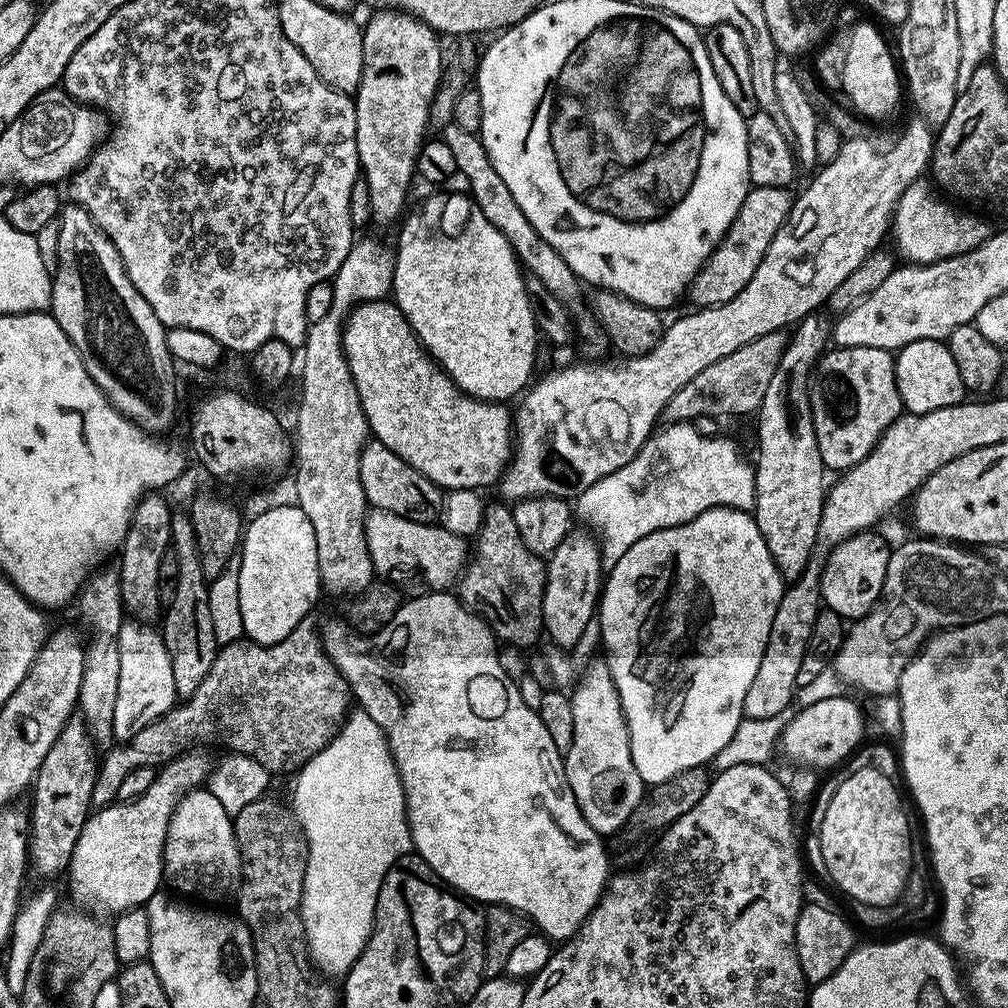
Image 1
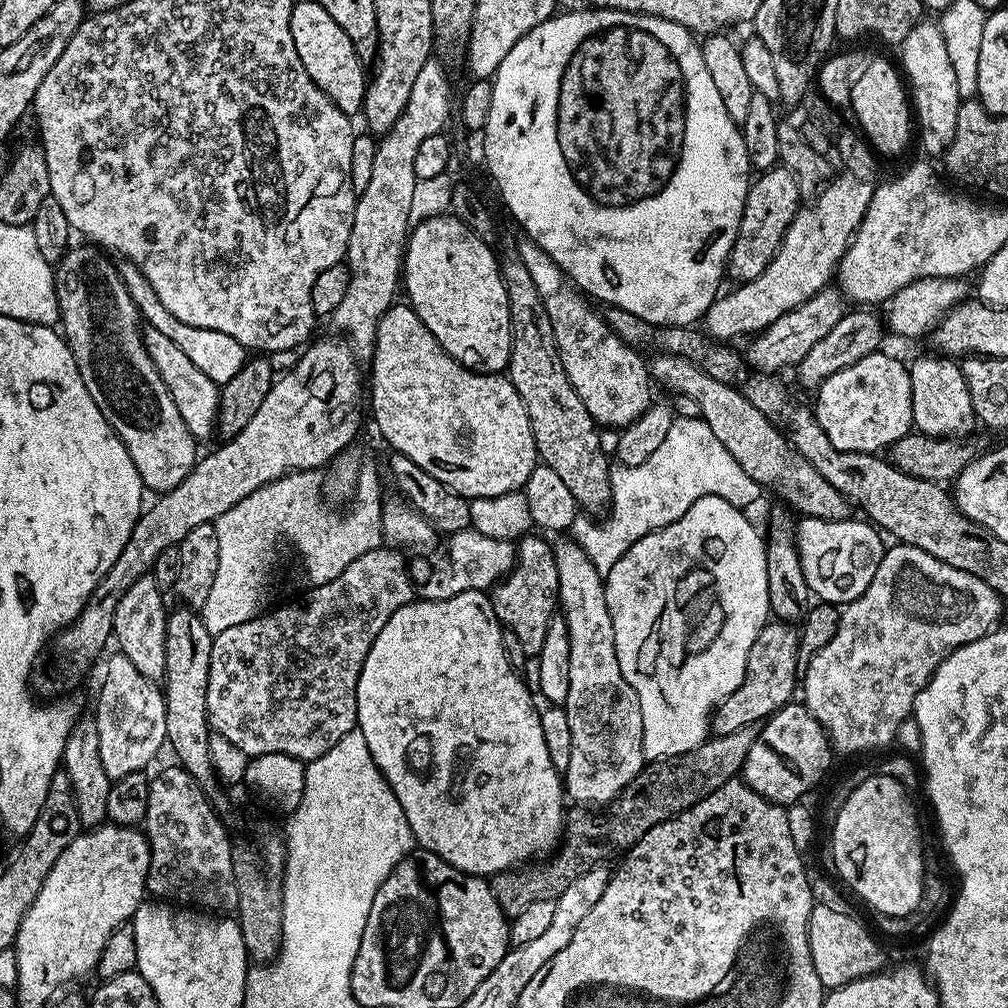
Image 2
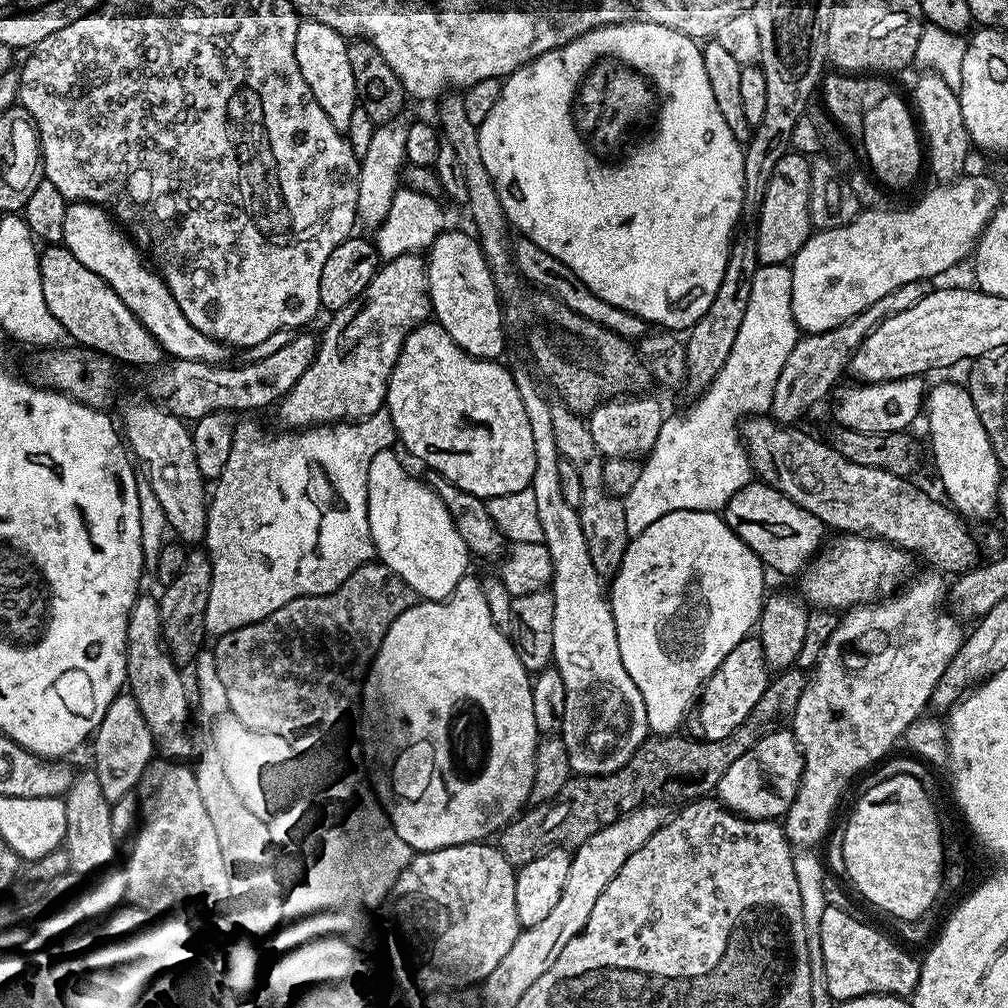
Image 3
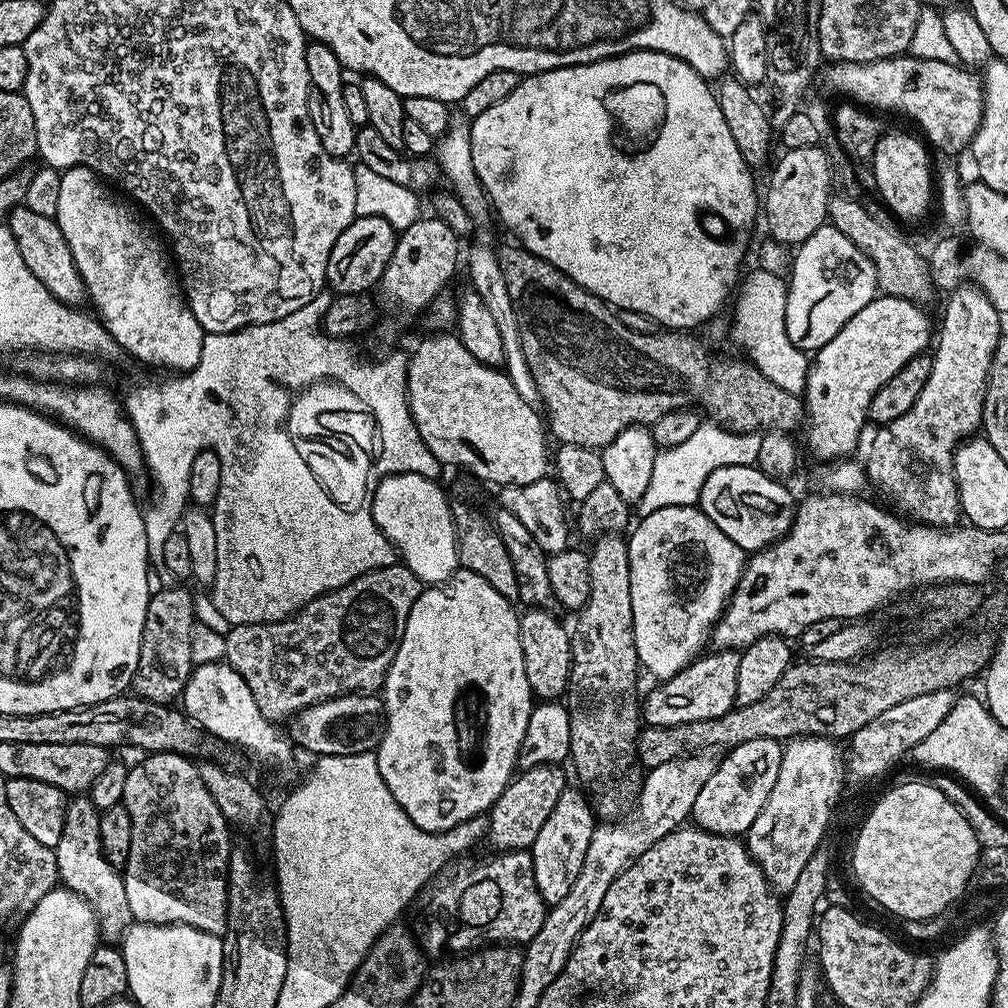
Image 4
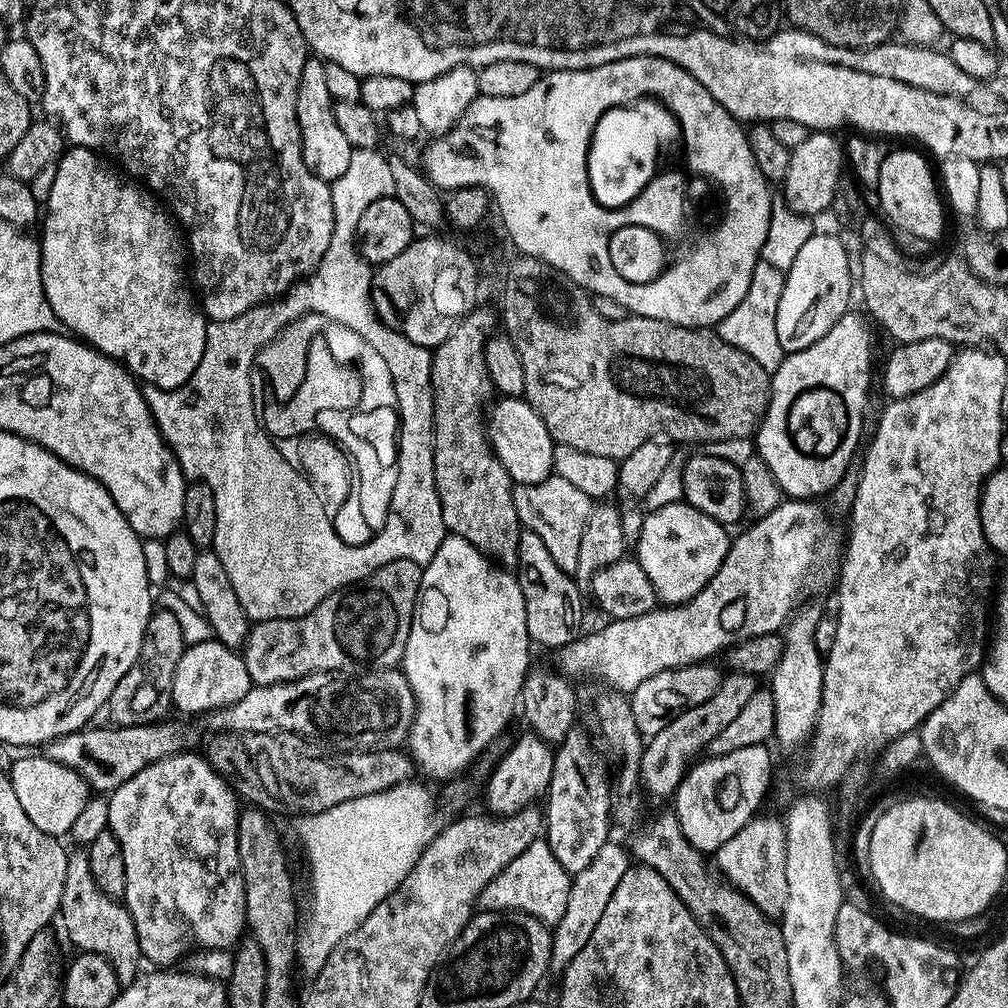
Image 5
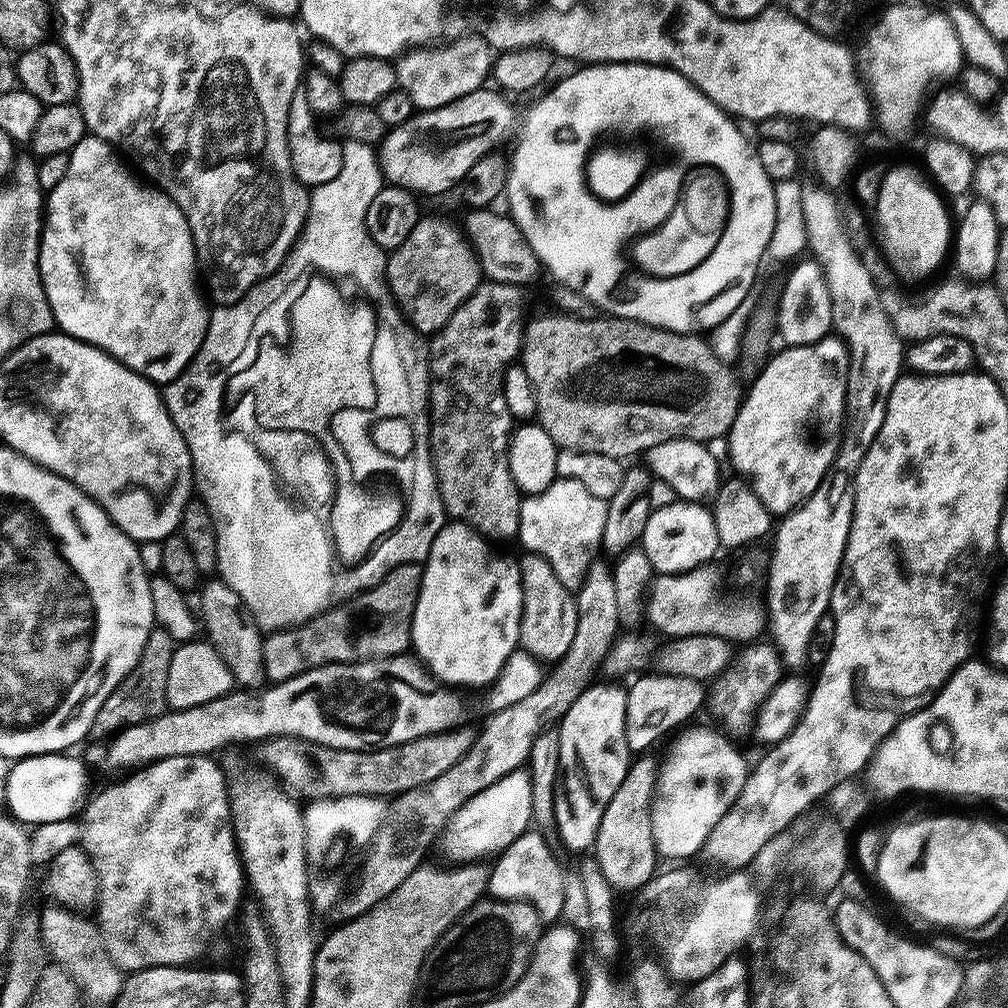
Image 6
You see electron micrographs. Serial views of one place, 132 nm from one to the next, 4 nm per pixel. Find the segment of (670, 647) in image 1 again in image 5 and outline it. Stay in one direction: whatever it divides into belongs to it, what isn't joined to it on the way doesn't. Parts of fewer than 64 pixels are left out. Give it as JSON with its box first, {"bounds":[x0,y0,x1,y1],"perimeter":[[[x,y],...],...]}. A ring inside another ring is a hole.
{"bounds":[634,502,730,605],"perimeter":[[[687,502],[664,505],[656,511],[649,511],[644,516],[644,525],[640,528],[640,540],[634,546],[634,556],[639,560],[642,570],[646,570],[652,589],[665,605],[687,604],[704,589],[710,578],[714,578],[718,566],[722,566],[728,553],[730,536],[724,532],[727,532],[725,525],[719,524],[714,518],[702,514],[696,508],[691,508]]]}

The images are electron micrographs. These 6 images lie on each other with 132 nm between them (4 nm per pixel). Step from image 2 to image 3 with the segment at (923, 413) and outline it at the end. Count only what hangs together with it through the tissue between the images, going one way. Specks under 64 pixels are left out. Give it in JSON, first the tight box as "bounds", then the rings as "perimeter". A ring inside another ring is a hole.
{"bounds":[926,383,1002,521],"perimeter":[[[963,383],[936,384],[933,388],[931,385],[926,392],[926,416],[927,412],[932,456],[936,459],[940,484],[948,495],[947,503],[969,521],[995,517],[1000,502],[1002,469],[994,454],[994,446],[990,446],[986,426],[982,426],[982,418],[978,418],[978,410],[974,410],[967,387]]]}

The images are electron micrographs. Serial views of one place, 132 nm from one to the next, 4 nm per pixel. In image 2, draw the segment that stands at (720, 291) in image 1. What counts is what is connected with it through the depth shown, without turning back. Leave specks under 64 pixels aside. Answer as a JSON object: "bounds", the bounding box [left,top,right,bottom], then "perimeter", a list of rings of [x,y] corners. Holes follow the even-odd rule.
{"bounds":[726,166,802,285],"perimeter":[[[783,166],[770,168],[759,173],[760,176],[748,185],[748,197],[742,210],[742,218],[738,226],[738,234],[734,238],[734,246],[728,255],[726,272],[736,279],[737,285],[758,278],[770,266],[770,262],[780,249],[782,238],[790,226],[790,222],[800,211],[802,201],[796,175]]]}

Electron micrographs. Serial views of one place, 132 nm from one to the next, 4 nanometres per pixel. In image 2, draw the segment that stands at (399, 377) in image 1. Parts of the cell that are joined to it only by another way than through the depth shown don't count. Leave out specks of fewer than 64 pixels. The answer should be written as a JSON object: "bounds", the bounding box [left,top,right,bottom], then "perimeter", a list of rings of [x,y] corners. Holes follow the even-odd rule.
{"bounds":[370,302,538,498],"perimeter":[[[407,302],[393,303],[392,307],[382,314],[382,318],[376,324],[376,342],[370,357],[372,363],[372,384],[370,380],[370,416],[376,419],[376,428],[384,435],[386,443],[392,447],[393,453],[410,458],[426,474],[438,478],[451,492],[456,492],[459,496],[465,498],[475,498],[478,496],[497,496],[507,492],[519,492],[524,487],[524,483],[530,478],[530,474],[535,470],[538,457],[536,454],[536,443],[534,442],[534,430],[530,426],[530,418],[526,414],[526,406],[522,398],[518,398],[518,390],[514,390],[511,380],[507,375],[497,374],[494,372],[471,372],[469,368],[463,368],[426,330],[424,323],[418,318],[418,314],[412,309],[411,304]]]}

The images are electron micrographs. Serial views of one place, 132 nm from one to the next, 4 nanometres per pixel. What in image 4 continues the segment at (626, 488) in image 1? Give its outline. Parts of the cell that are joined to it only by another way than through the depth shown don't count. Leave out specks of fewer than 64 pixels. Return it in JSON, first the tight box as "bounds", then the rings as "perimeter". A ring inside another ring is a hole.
{"bounds":[638,422,760,517],"perimeter":[[[715,422],[701,423],[700,428],[695,430],[686,442],[673,448],[657,451],[654,474],[650,474],[650,486],[646,490],[646,494],[642,494],[642,498],[638,501],[639,515],[641,517],[649,516],[654,514],[654,510],[662,510],[670,506],[686,508],[695,505],[700,499],[700,491],[706,478],[710,478],[710,474],[714,474],[714,470],[718,470],[722,466],[755,465],[758,458],[759,442],[760,436],[754,432],[731,432],[729,428]]]}

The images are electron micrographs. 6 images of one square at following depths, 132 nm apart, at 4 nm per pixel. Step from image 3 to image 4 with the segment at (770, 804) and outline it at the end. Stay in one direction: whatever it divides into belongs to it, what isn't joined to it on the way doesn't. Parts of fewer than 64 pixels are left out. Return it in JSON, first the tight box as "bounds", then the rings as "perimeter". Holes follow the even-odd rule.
{"bounds":[691,738,782,837],"perimeter":[[[754,738],[750,742],[742,742],[727,755],[699,791],[691,819],[708,832],[739,837],[747,833],[754,818],[758,818],[762,806],[766,806],[766,798],[770,798],[770,790],[774,790],[774,782],[778,782],[782,744],[770,738]]]}

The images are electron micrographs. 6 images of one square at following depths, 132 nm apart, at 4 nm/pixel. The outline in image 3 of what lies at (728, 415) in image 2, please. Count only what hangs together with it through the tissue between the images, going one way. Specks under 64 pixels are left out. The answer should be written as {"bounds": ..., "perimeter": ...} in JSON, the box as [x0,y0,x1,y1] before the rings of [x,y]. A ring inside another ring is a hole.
{"bounds":[739,414,982,576],"perimeter":[[[768,414],[747,417],[747,419],[739,425],[739,430],[740,439],[744,442],[744,449],[748,452],[748,460],[752,463],[753,473],[755,473],[763,483],[769,484],[771,488],[778,490],[782,494],[786,494],[786,498],[790,498],[790,502],[802,506],[802,510],[806,510],[814,518],[821,520],[825,529],[832,530],[832,528],[837,528],[835,531],[840,534],[863,534],[877,540],[884,540],[887,544],[895,544],[896,547],[903,548],[904,551],[909,554],[920,554],[926,561],[931,563],[929,564],[931,567],[948,576],[957,576],[964,572],[969,572],[970,569],[979,565],[982,558],[980,557],[980,550],[978,548],[980,544],[978,540],[976,542],[971,532],[967,530],[967,523],[959,516],[959,513],[954,511],[947,503],[943,501],[941,501],[941,503],[938,502],[920,490],[918,485],[911,484],[913,482],[911,479],[899,477],[898,474],[888,473],[884,469],[876,469],[874,466],[862,466],[855,462],[847,461],[842,454],[836,452],[835,449],[823,439],[815,440],[810,433],[803,432],[800,426],[778,424]]]}

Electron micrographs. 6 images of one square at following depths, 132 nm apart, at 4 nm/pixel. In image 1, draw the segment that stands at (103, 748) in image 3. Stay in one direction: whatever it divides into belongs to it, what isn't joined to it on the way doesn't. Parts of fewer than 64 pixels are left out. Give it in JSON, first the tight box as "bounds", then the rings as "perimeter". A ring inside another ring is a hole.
{"bounds":[112,618,178,742],"perimeter":[[[132,618],[118,630],[118,702],[114,705],[112,734],[120,742],[129,740],[142,726],[150,726],[150,722],[171,712],[178,700],[170,654],[163,635],[152,627],[151,623]]]}

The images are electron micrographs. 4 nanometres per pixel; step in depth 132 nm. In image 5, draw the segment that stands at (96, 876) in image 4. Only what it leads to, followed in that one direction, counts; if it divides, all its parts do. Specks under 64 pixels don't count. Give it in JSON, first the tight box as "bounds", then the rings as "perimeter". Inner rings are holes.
{"bounds":[58,850,142,986],"perimeter":[[[74,850],[68,852],[68,861],[66,862],[66,882],[62,884],[62,902],[58,913],[59,923],[64,923],[64,932],[68,935],[70,943],[80,952],[89,952],[110,962],[118,982],[123,986],[132,983],[136,979],[138,972],[136,968],[142,964],[140,947],[138,946],[138,936],[134,930],[134,918],[130,918],[128,907],[115,896],[108,896],[100,889],[98,882],[94,882],[94,874],[90,874],[90,858],[87,851]]]}

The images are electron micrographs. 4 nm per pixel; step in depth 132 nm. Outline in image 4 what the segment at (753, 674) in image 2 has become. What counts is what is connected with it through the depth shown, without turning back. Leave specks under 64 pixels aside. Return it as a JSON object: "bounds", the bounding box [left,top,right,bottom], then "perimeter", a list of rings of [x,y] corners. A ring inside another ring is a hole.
{"bounds":[642,650,740,728],"perimeter":[[[736,650],[710,652],[686,665],[678,675],[657,683],[655,685],[657,688],[642,700],[642,716],[651,727],[677,728],[679,724],[699,724],[717,720],[719,716],[725,716],[727,712],[737,707],[740,652]]]}

